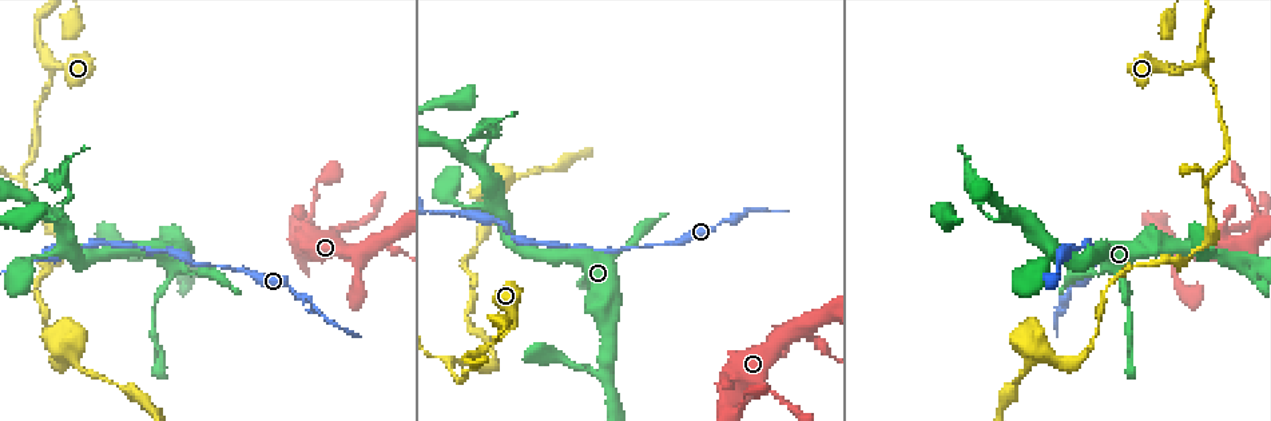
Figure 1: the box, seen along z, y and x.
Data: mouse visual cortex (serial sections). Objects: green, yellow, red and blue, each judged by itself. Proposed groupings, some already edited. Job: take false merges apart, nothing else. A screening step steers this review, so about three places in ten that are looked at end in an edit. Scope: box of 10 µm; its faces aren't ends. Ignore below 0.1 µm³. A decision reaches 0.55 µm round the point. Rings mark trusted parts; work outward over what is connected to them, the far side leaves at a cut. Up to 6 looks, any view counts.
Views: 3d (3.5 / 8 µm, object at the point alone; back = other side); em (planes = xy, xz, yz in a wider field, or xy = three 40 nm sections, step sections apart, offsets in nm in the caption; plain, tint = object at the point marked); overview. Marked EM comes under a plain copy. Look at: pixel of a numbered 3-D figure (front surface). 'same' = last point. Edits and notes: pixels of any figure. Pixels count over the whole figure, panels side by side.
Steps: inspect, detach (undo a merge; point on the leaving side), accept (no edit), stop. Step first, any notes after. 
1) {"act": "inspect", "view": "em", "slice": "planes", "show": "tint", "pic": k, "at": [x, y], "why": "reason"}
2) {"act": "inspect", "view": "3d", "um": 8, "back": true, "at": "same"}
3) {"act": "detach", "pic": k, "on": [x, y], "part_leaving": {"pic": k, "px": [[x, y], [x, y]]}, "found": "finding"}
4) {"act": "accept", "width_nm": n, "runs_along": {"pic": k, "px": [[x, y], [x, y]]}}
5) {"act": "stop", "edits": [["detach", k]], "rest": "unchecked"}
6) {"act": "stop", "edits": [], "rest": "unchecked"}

{"act": "inspect", "view": "3d", "um": 8, "back": true, "pic": 1, "at": [479, 356], "why": "three-way junction"}

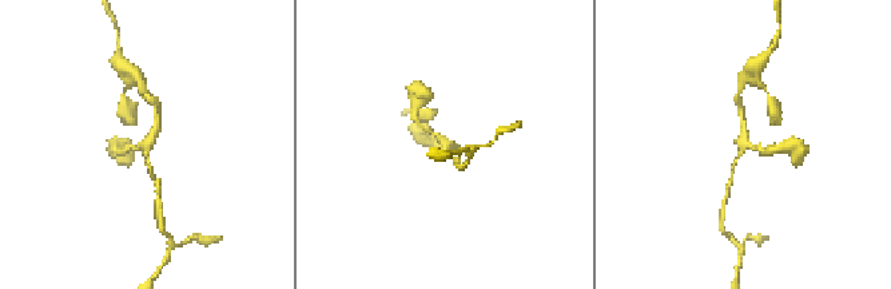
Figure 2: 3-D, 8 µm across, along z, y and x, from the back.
{"act": "inspect", "view": "3d", "um": 3.5, "at": "same", "why": "zoom in"}

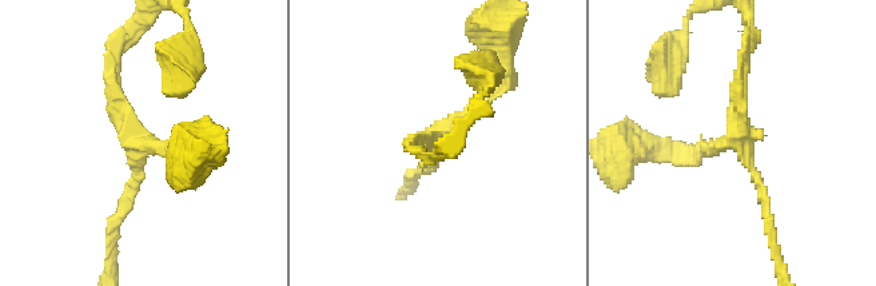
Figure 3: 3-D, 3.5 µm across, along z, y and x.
{"act": "inspect", "view": "em", "slice": "xy", "step": 1, "show": "tint", "pic": 3, "at": [737, 141], "arms": 3, "arm_widths_nm": [150, 150, 200]}

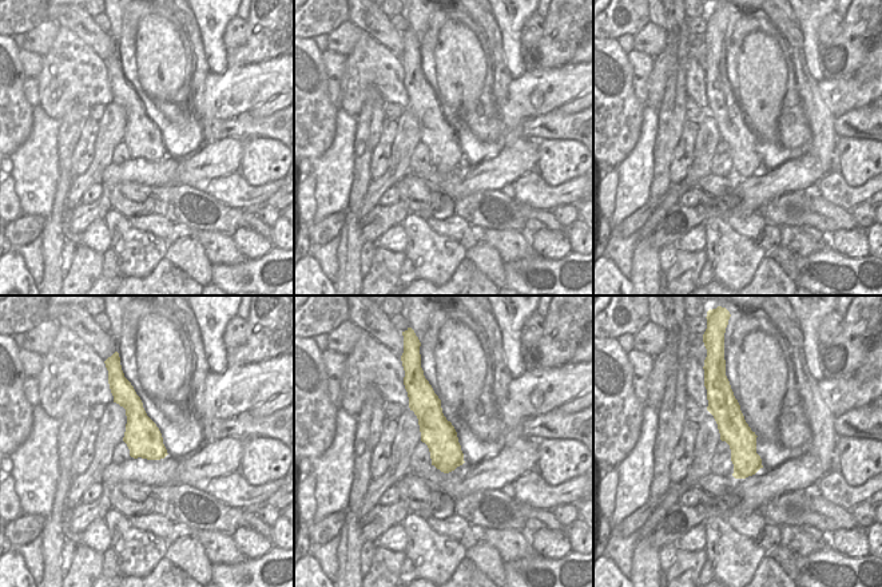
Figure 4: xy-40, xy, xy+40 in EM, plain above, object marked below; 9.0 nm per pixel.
{"act": "accept", "runs_along": {"pic": 4, "px": [[722, 392], [742, 439], [742, 475]]}, "found": "continuous, no second cell"}

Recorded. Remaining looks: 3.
{"act": "inspect", "view": "3d", "um": 8, "pic": 1, "at": [19, 179], "why": "three arms meet"}

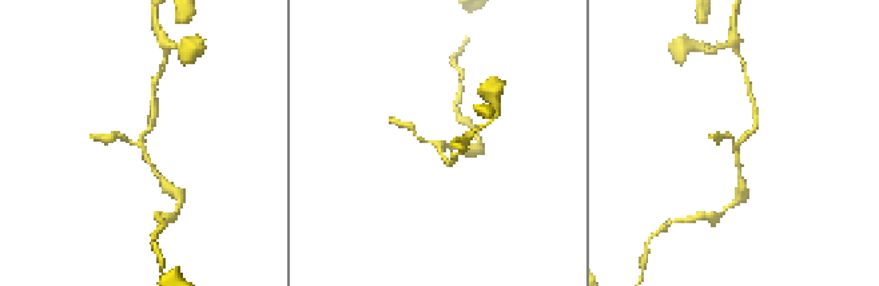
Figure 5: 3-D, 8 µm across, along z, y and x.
{"act": "inspect", "view": "em", "slice": "xy", "step": 5, "show": "tint", "at": "same", "arms": 3, "arm_widths_nm": [150, 150, 150], "why": "now the EM"}

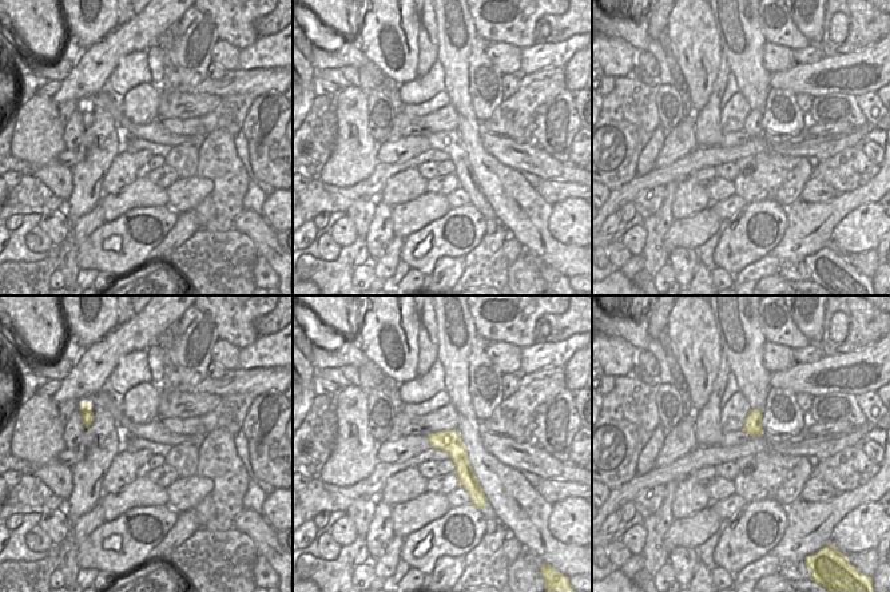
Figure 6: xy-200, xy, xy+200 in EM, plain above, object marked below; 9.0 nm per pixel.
{"act": "accept", "runs_along": {"pic": 5, "px": [[756, 115], [754, 131], [736, 146], [739, 177]]}, "found": "continuous, no second cell"}

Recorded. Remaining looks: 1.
{"act": "stop", "edits": [], "rest": "unchecked"}

